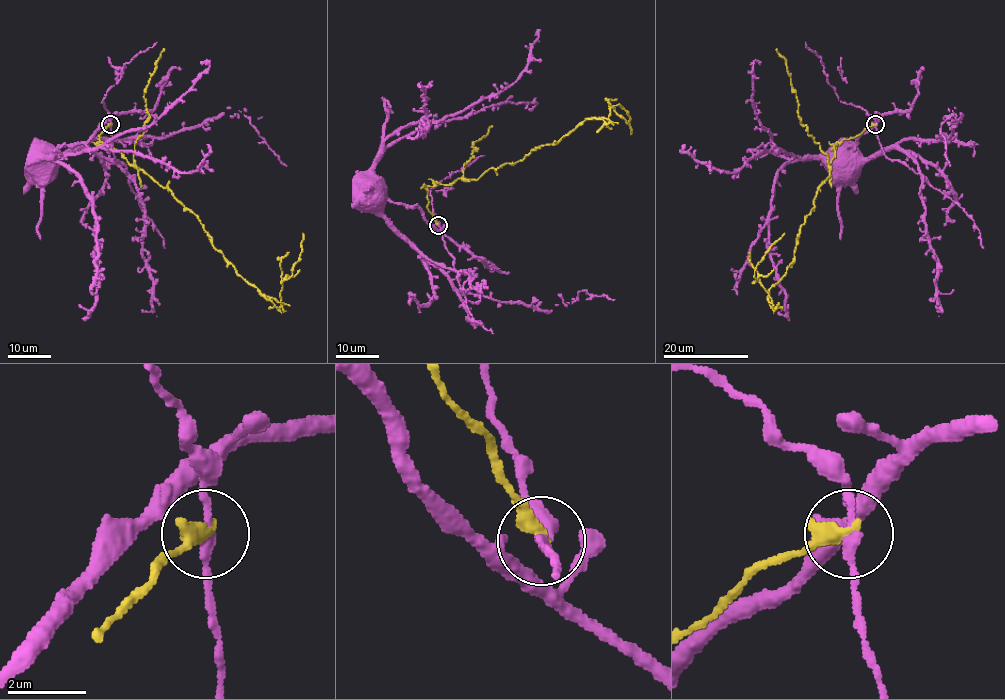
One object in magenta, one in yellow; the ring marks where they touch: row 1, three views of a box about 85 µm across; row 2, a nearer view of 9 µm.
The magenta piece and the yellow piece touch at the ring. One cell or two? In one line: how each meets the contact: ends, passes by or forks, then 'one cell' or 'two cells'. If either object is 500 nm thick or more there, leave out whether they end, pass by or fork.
magenta passes by; yellow passes by; two cells

